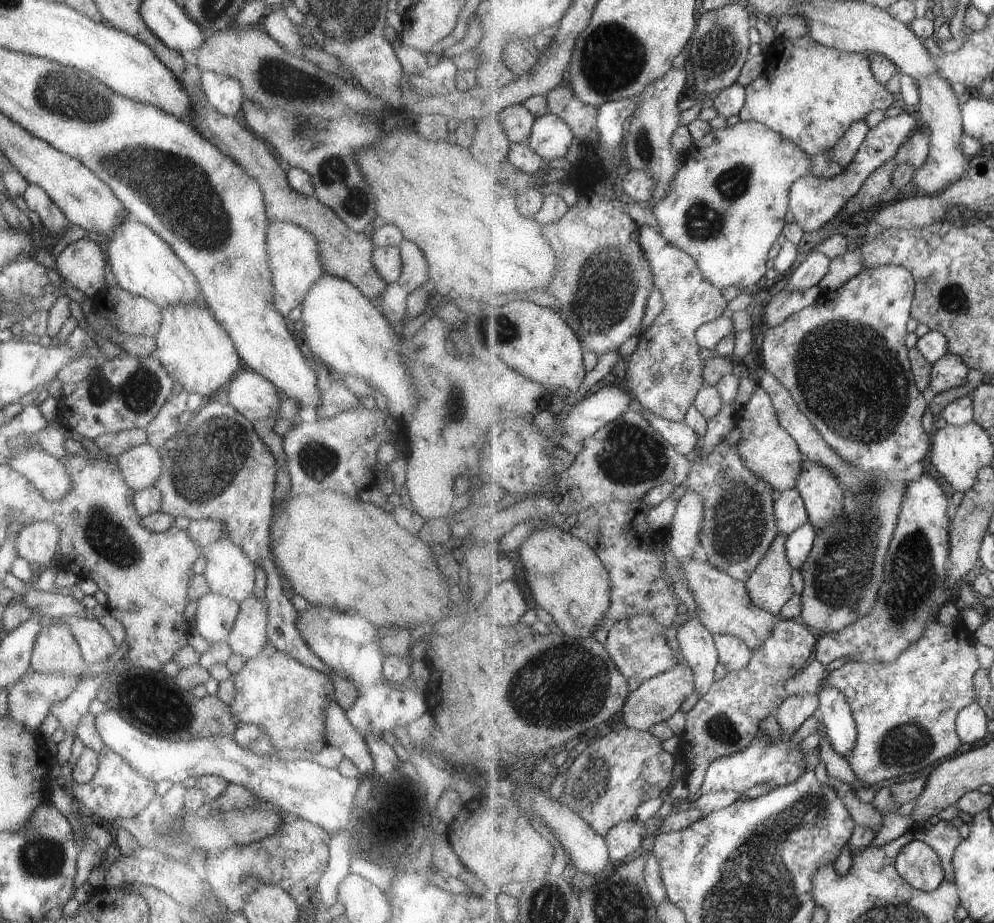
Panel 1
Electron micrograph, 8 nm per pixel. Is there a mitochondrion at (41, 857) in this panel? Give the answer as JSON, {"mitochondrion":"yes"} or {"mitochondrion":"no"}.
{"mitochondrion":"yes"}

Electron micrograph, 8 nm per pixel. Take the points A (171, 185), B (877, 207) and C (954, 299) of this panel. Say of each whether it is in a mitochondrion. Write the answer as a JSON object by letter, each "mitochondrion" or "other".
{"A":"mitochondrion","B":"other","C":"mitochondrion"}

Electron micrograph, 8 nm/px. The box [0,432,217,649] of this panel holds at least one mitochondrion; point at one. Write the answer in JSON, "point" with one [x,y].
{"point":[108,538]}

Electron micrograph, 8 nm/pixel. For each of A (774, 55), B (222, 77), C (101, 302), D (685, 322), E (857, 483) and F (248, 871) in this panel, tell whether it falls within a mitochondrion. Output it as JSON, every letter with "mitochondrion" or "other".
{"A":"other","B":"other","C":"other","D":"other","E":"mitochondrion","F":"mitochondrion"}

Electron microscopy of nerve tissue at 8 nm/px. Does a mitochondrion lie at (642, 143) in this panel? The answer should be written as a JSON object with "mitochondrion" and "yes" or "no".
{"mitochondrion":"yes"}

